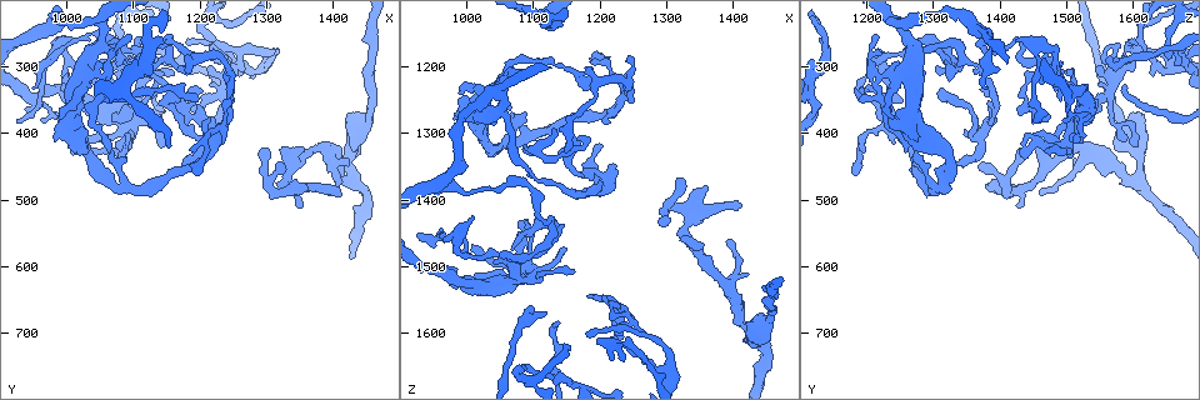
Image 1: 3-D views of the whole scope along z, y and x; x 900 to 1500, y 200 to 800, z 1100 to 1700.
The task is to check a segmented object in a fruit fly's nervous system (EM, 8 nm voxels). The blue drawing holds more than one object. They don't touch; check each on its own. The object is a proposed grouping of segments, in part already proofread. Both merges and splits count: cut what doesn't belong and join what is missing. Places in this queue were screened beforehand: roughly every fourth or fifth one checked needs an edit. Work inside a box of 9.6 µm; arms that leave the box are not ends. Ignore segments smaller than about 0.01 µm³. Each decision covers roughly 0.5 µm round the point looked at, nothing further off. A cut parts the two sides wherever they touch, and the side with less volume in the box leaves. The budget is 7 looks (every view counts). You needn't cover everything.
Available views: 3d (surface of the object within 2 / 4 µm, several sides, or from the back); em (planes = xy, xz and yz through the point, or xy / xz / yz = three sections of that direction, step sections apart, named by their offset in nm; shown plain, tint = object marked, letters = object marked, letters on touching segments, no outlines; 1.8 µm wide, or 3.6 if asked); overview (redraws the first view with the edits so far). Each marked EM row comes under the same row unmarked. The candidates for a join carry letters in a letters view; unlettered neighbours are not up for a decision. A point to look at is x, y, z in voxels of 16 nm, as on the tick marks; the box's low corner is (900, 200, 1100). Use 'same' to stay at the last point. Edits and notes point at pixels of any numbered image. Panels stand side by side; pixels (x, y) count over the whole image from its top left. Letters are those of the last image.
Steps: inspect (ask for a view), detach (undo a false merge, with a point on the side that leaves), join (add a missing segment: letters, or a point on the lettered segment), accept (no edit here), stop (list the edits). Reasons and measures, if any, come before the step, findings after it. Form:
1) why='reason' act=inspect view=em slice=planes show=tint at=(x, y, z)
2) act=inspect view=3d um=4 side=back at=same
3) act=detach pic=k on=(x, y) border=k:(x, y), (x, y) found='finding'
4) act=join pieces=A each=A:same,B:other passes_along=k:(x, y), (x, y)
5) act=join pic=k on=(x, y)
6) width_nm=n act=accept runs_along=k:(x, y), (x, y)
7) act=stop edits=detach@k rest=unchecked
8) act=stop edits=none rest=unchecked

why='branch point' act=inspect view=3d um=4 at=(1305, 280, 1630)

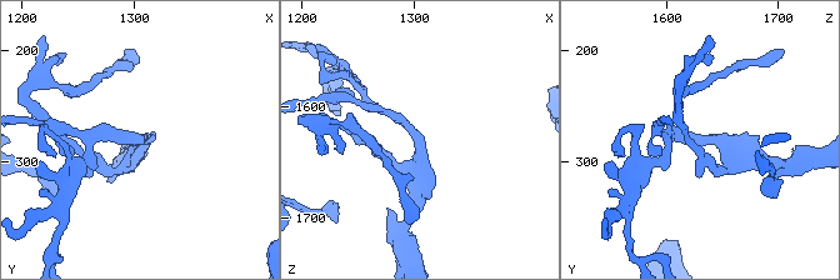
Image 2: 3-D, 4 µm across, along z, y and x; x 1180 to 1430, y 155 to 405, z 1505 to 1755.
act=inspect view=em slice=planes show=letters at=(1306, 280, 1630)

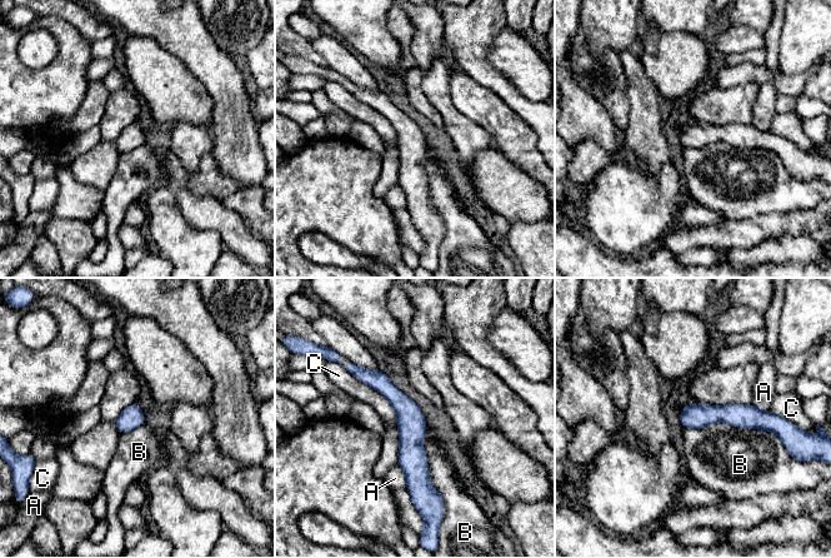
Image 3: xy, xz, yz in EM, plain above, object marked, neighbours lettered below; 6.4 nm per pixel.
width_nm=150 act=accept each=A:other,B:other,C:other runs_along=3:(358, 370), (406, 409), (421, 493) found='continuous, no second neuron'

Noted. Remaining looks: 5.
act=inspect view=em slice=planes show=letters at=(1155, 265, 1290)

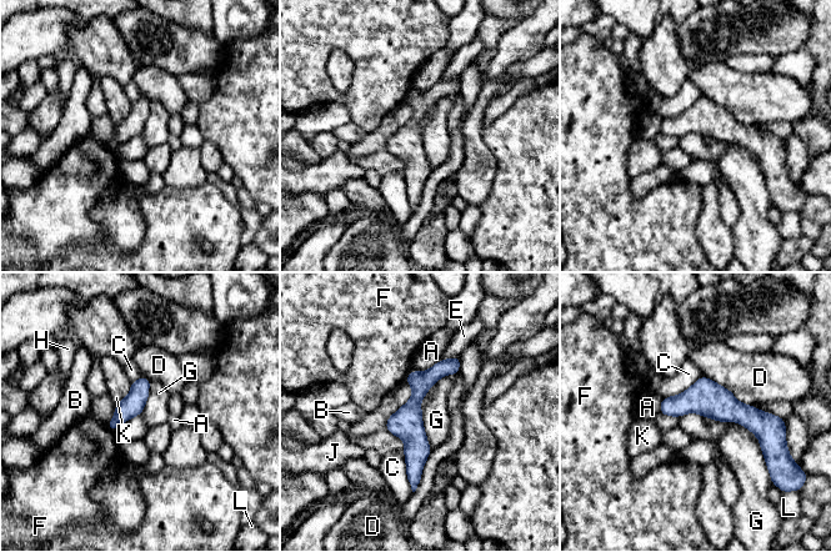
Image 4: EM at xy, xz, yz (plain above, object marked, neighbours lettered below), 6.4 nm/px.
act=accept each=A:other,B:other,C:other,D:other,E:other,F:other,G:other,H:other,J:other,K:other,L:other runs_along=4:(456, 360), (414, 401), (414, 485) found='all the same neuron'

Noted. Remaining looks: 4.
why='thin end' act=inspect view=3d um=2 side=back at=(1200, 335, 1370)

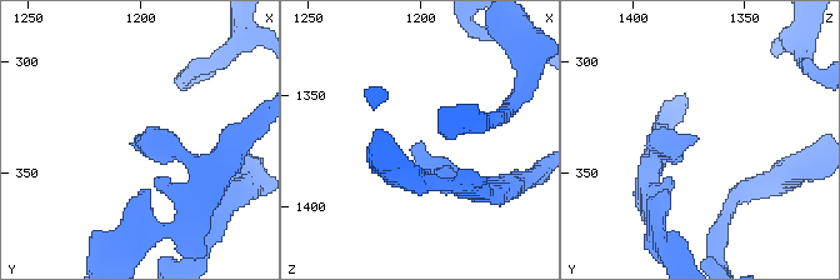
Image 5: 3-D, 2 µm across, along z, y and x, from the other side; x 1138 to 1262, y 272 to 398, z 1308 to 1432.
why='now the EM' act=inspect view=em um=3.6 slice=xz step=16 show=tint at=(1202, 332, 1374)

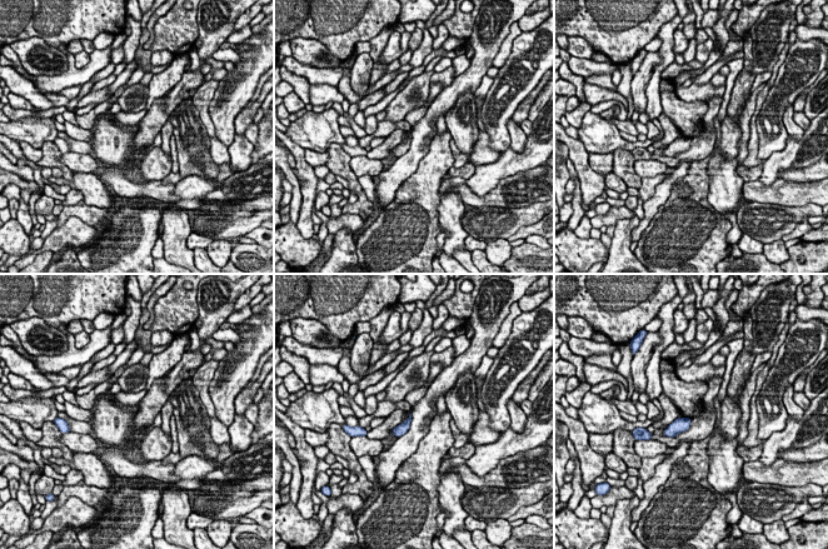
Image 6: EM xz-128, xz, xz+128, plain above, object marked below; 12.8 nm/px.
act=inspect view=em um=3.6 slice=planes show=letters at=same

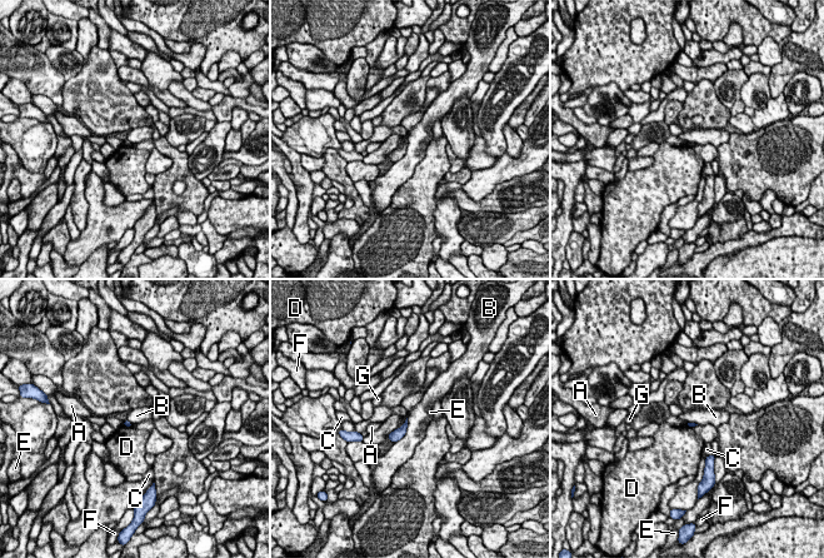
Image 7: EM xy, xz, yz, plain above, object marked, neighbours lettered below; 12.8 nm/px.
act=accept each=A:other,B:other,C:other,D:other,E:other,F:other,G:other border=7:(408, 418), (405, 433), (393, 443) found='no lettered segment goes on from it'

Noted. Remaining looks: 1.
act=stop edits=none rest=unchecked

